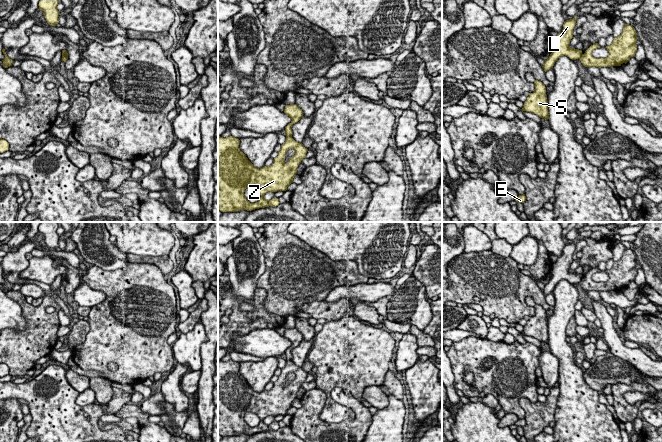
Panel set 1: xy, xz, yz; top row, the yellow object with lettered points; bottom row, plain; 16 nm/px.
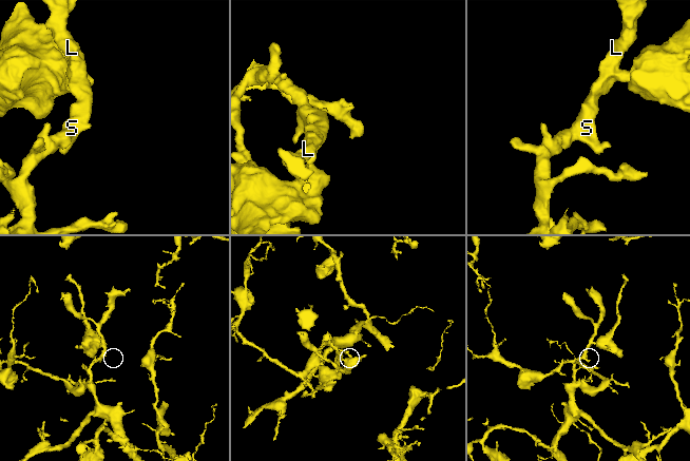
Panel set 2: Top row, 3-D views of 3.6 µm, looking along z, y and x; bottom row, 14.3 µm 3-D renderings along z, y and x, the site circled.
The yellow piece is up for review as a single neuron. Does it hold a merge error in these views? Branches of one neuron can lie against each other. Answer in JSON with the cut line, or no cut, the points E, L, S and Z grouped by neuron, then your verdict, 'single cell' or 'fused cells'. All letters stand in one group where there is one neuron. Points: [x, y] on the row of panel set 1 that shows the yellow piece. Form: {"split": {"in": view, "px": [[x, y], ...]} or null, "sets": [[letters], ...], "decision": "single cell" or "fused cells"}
{"split": {"in": "xz", "px": [[286, 135], [291, 136]]}, "sets": [["E", "L", "S"], ["Z"]], "decision": "fused cells"}

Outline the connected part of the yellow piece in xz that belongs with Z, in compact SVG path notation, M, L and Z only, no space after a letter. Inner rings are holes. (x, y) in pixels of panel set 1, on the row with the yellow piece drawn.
M218 136L218 210L221 212L238 212L240 210L252 211L264 207L276 207L280 204L279 199L274 197L271 200L266 200L264 195L267 192L286 191L287 187L293 183L293 178L297 174L297 167L301 161L306 157L308 151L302 143L296 142L292 136L286 136L286 141L281 145L281 149L278 152L278 156L274 158L273 163L270 166L264 166L262 168L256 168L248 160L246 155L239 148L240 140L233 136L226 138ZM289 149L295 150L295 155L292 156L287 163L284 162L286 153ZM246 188L256 190L260 195L260 199L256 203L250 203L244 196Z

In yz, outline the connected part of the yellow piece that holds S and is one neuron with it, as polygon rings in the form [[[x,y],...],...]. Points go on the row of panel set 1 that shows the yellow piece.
[[[535,80],[534,84],[535,91],[529,94],[527,100],[524,102],[523,108],[520,110],[522,112],[531,112],[533,114],[536,114],[540,118],[548,120],[549,112],[548,101],[546,97],[546,87],[541,81],[538,80]]]

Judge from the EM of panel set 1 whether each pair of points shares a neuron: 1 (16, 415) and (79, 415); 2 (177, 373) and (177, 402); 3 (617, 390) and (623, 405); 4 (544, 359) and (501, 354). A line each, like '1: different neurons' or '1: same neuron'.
1: different neurons
2: same neuron
3: same neuron
4: different neurons

